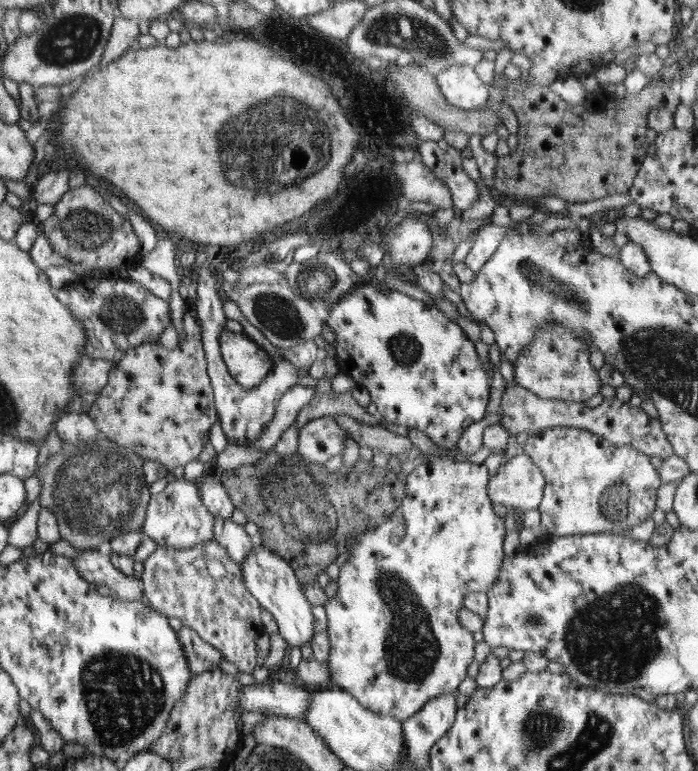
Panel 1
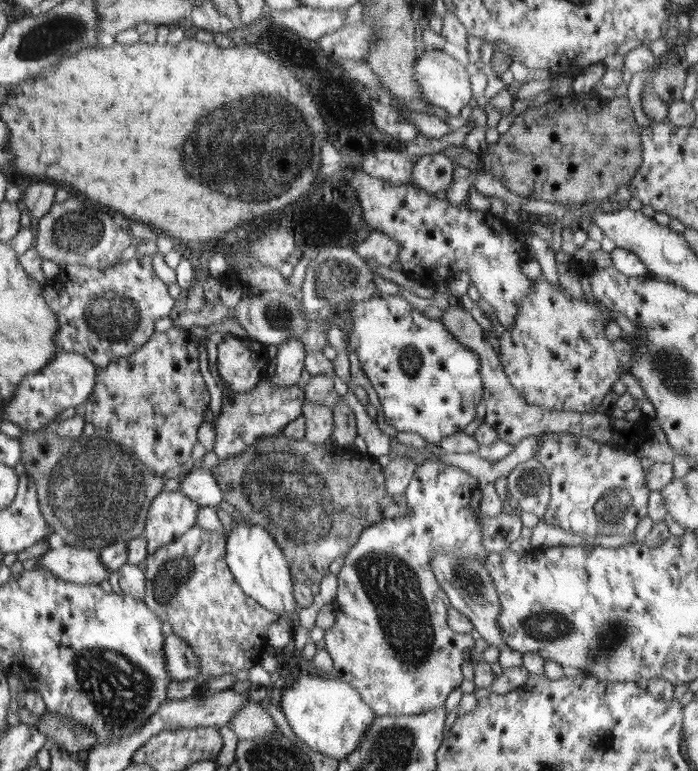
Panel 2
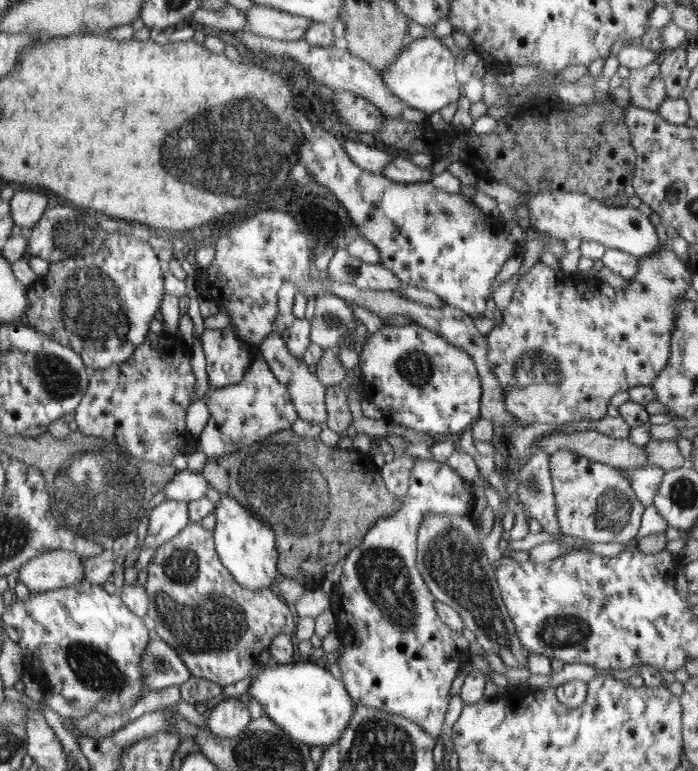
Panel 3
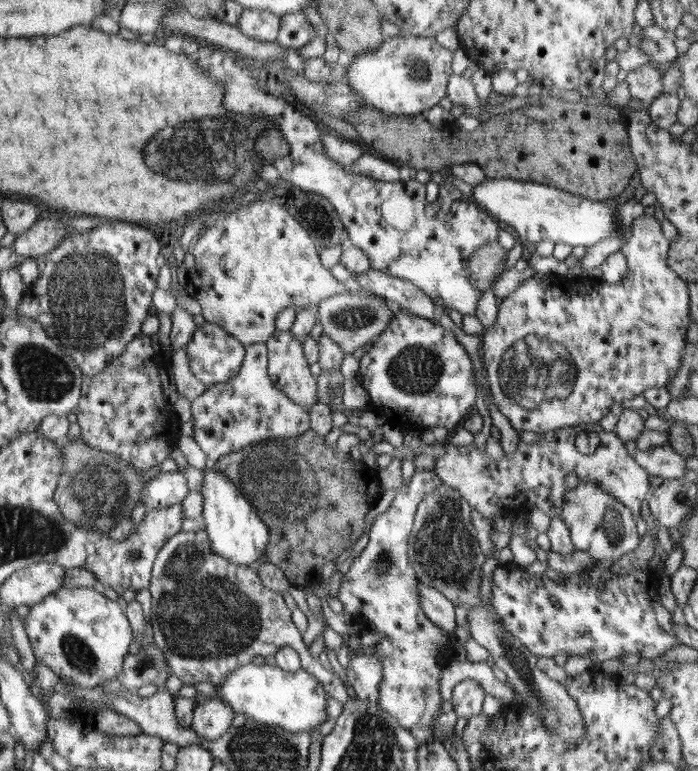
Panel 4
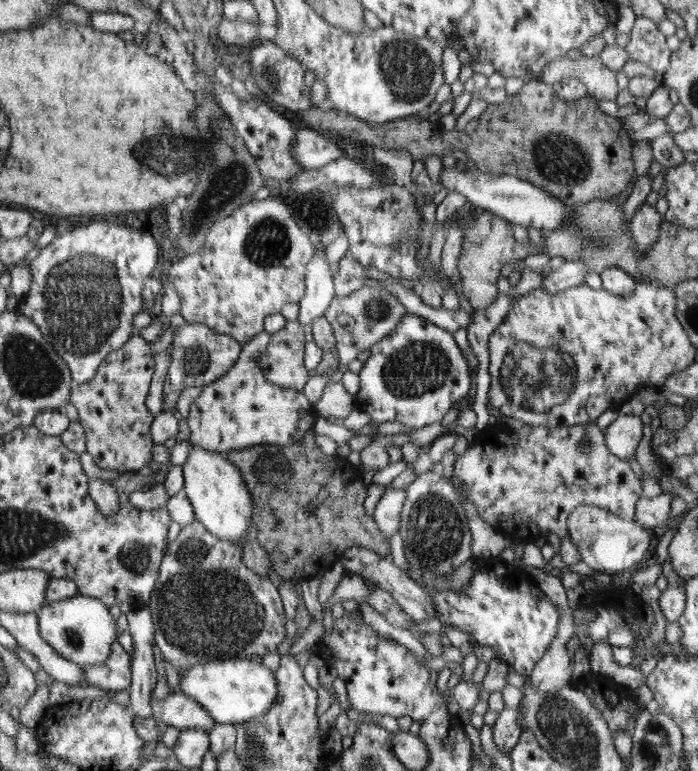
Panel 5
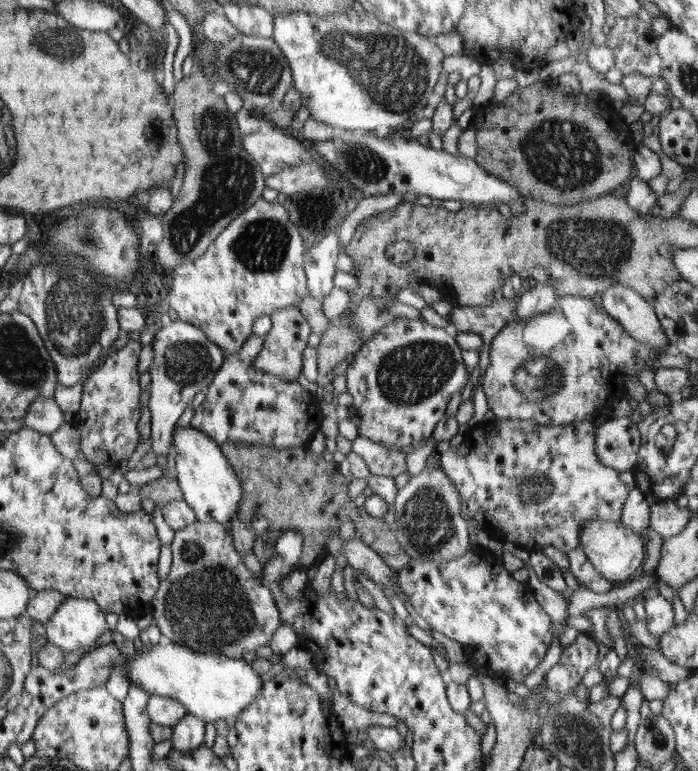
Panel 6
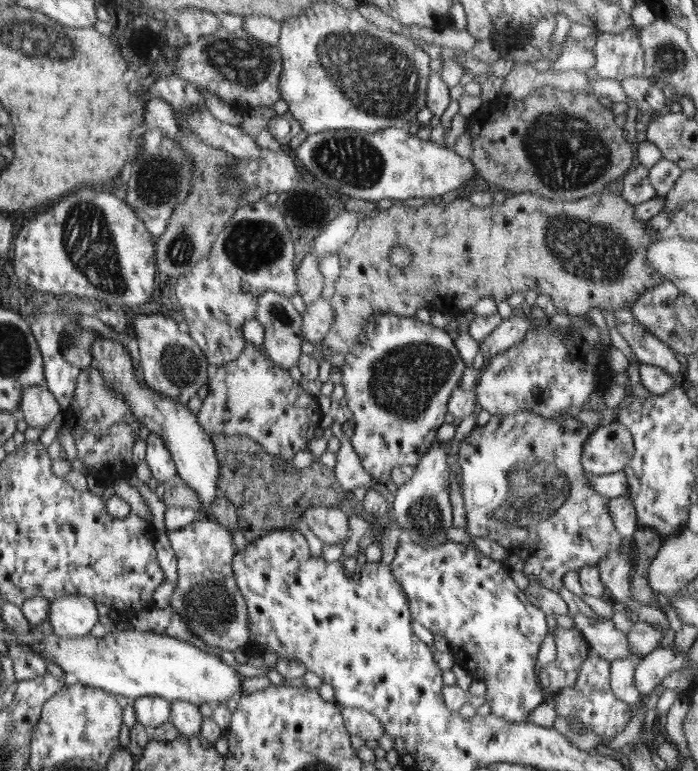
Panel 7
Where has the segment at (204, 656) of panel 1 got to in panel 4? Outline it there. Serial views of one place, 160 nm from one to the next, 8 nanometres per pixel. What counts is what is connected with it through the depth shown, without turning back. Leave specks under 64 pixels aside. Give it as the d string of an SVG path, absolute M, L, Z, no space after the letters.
M156 643L144 645L137 654L127 654L121 675L117 678L126 690L136 689L147 684L163 688L171 668L164 653Z

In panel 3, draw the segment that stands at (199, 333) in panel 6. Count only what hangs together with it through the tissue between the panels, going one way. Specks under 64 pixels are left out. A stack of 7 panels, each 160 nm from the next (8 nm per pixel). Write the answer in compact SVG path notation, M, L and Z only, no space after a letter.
M229 327L205 329L202 348L212 388L238 384L253 363L258 347L238 338Z

